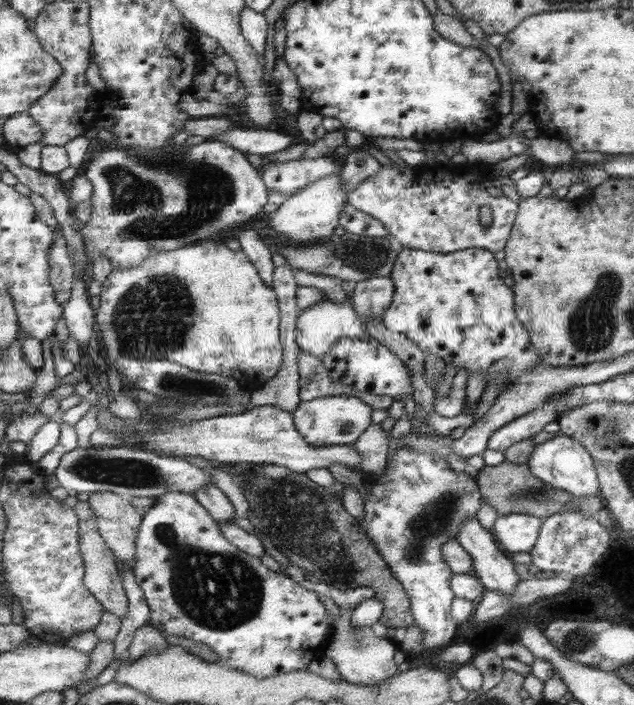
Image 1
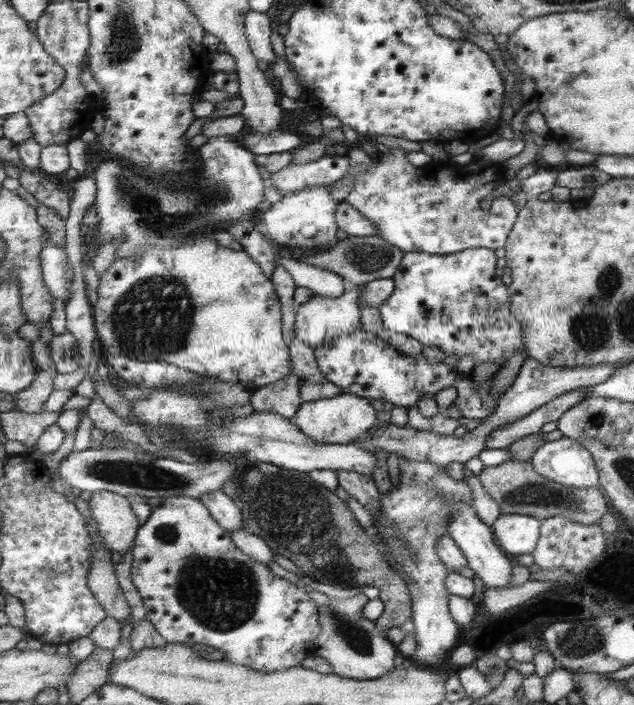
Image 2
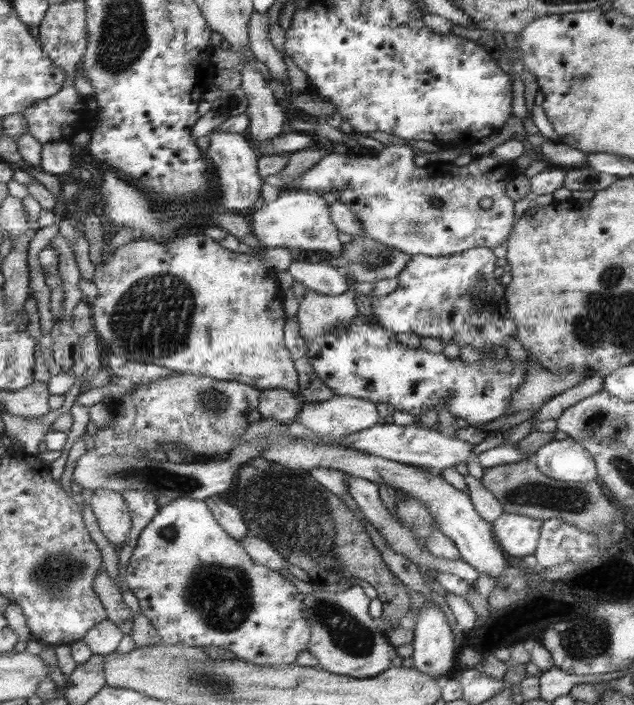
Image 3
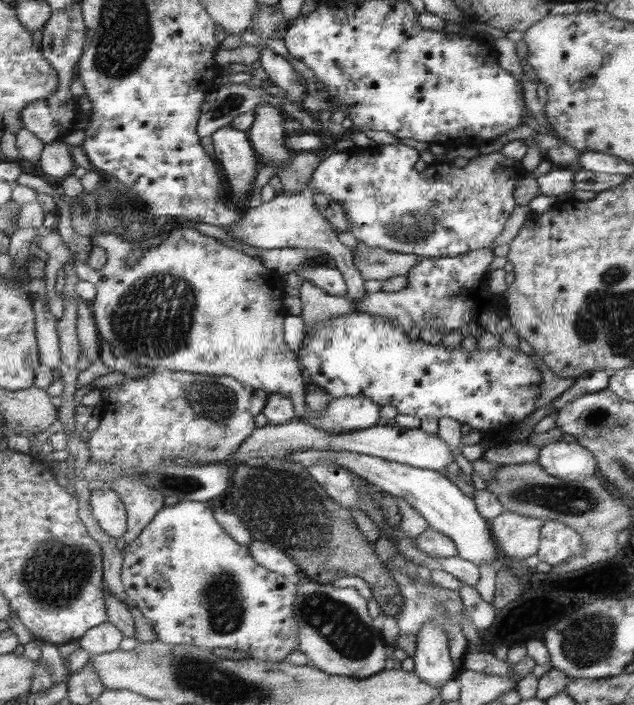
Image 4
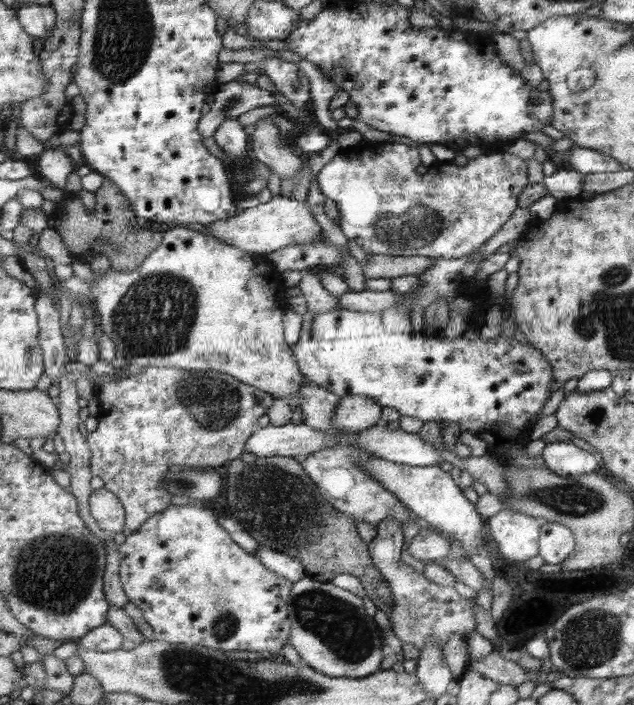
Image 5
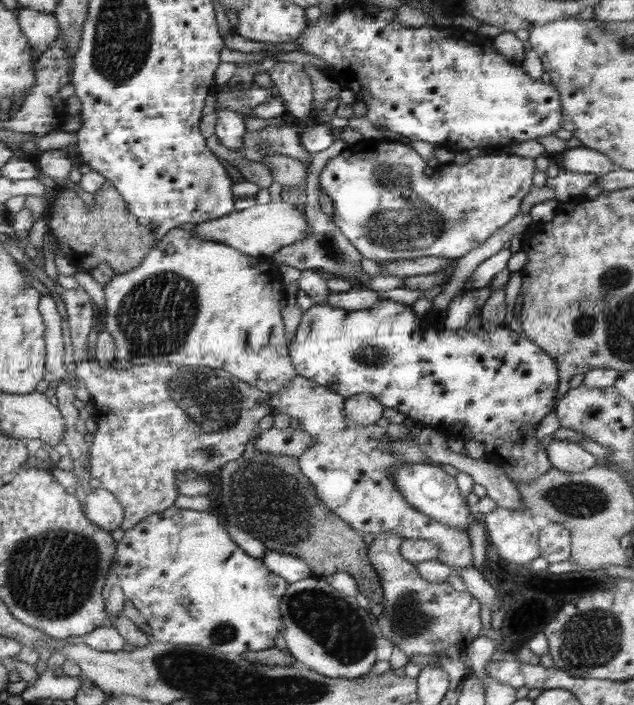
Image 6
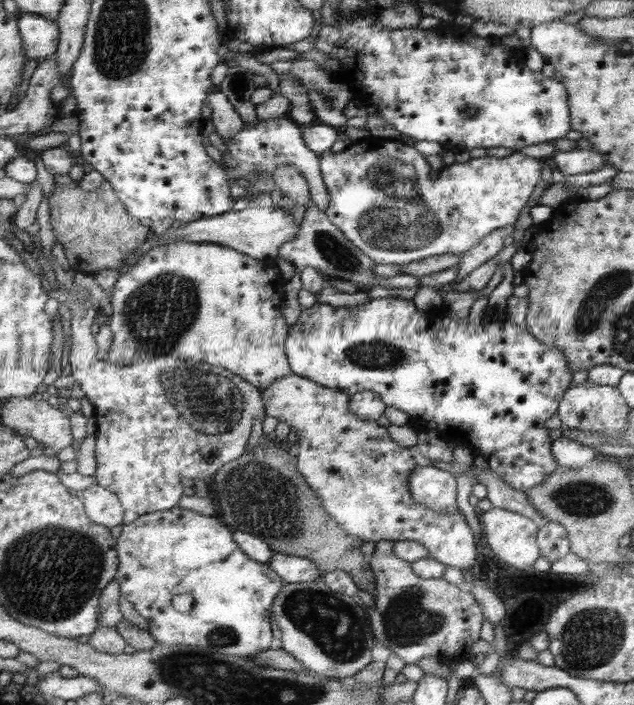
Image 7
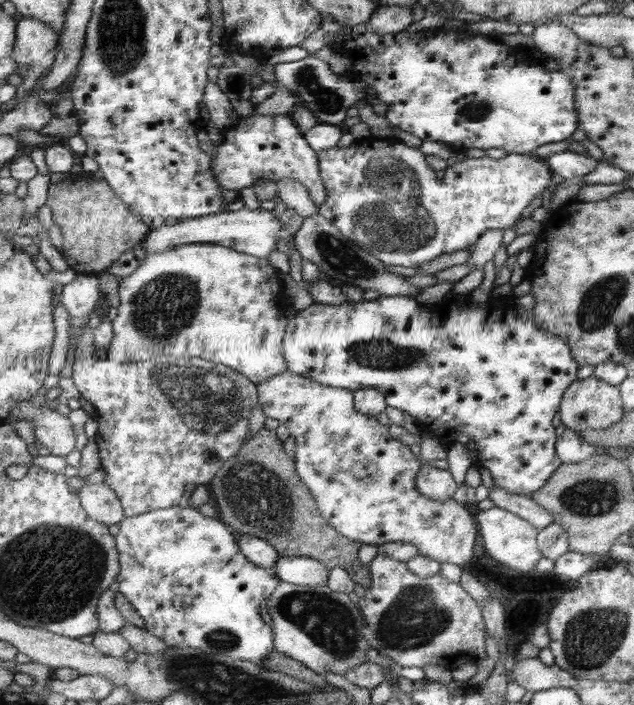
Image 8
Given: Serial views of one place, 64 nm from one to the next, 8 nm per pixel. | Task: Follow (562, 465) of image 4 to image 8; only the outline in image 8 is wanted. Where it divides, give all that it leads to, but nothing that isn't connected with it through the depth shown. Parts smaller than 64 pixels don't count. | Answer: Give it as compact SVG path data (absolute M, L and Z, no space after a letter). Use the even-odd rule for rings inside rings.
M563 428L556 440L556 455L563 464L585 462L597 451L596 446L589 444L573 429Z

